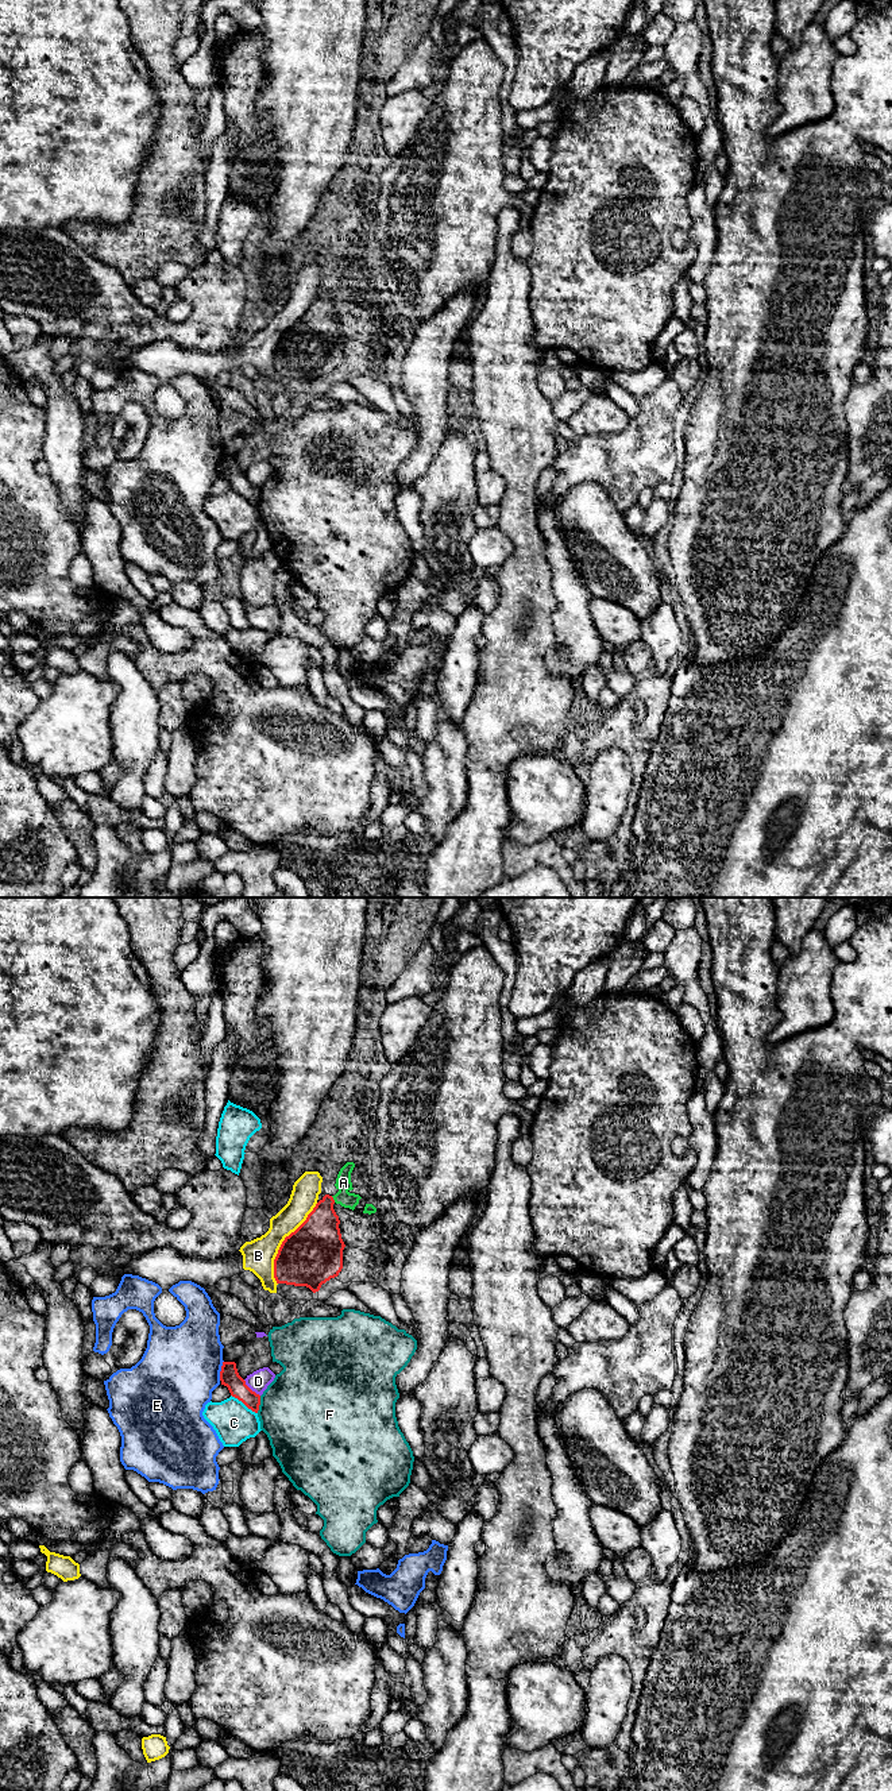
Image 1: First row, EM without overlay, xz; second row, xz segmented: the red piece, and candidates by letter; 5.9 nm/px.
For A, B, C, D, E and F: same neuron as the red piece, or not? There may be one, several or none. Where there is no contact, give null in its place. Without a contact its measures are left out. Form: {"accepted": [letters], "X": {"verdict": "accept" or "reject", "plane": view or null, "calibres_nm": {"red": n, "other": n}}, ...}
{"accepted": [], "A": {"verdict": "reject", "plane": "xz", "calibres_nm": {"red": 260, "other": 100}}, "B": {"verdict": "reject", "plane": "xz", "calibres_nm": {"red": 360, "other": 190}}, "C": {"verdict": "reject", "plane": "xz", "calibres_nm": {"red": 120, "other": 240}}, "D": {"verdict": "reject", "plane": "xz", "calibres_nm": {"red": 120, "other": 120}}, "E": {"verdict": "reject", "plane": "xz", "calibres_nm": {"red": 120, "other": 480}}, "F": {"verdict": "reject", "plane": "xz", "calibres_nm": {"red": 120, "other": 480}}}

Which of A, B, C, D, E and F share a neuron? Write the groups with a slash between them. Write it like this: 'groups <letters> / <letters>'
groups A / B / C / D / E / F

